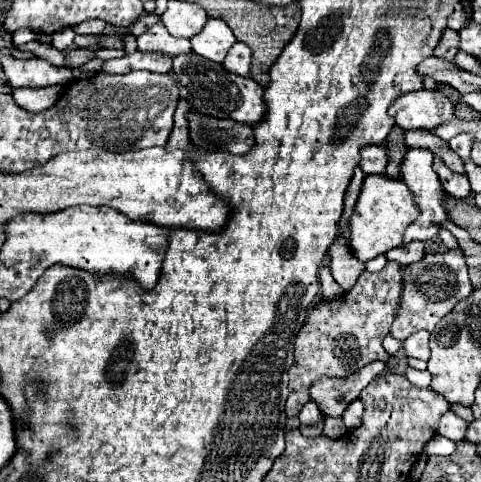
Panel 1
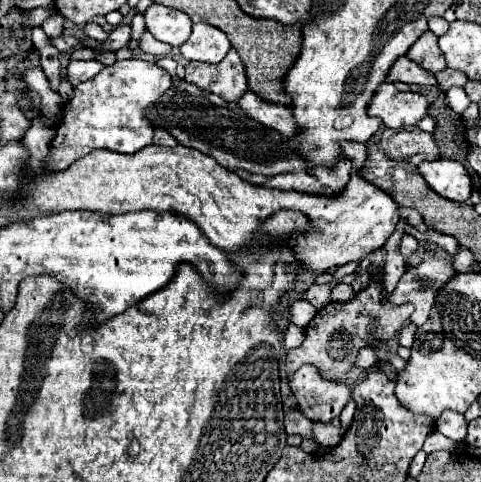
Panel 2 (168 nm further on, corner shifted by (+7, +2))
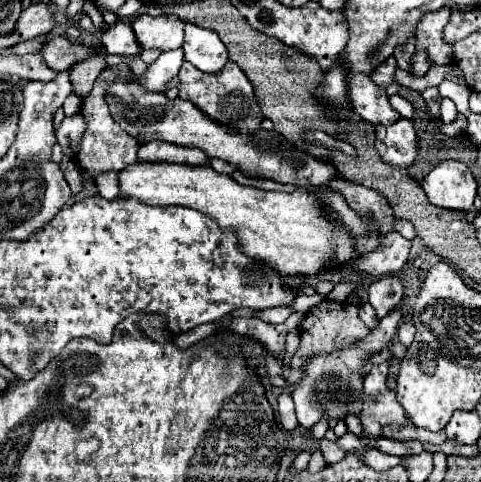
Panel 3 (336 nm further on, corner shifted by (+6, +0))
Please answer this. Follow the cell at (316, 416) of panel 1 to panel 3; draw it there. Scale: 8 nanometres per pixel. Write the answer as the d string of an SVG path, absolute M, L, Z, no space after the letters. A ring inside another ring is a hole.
M346 433L346 435L342 435L342 437L338 437L338 447L340 449L344 449L346 453L350 453L350 451L354 451L356 447L362 447L360 445L360 439L356 437L356 435L352 435L352 433Z

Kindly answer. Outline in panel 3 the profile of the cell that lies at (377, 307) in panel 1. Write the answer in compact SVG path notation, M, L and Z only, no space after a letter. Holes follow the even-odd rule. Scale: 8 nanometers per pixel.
M322 301L316 307L312 307L306 317L300 323L300 345L294 357L290 359L290 367L302 367L312 355L332 349L350 347L358 339L368 335L368 327L358 317L358 305L350 303L336 303L336 301Z

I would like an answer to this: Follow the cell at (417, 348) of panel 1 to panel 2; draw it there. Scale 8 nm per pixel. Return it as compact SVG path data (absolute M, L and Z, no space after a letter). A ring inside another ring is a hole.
M405 325L405 327L401 329L401 333L399 333L399 343L401 343L403 347L411 347L411 345L413 345L413 339L415 339L415 331L417 331L415 325Z

